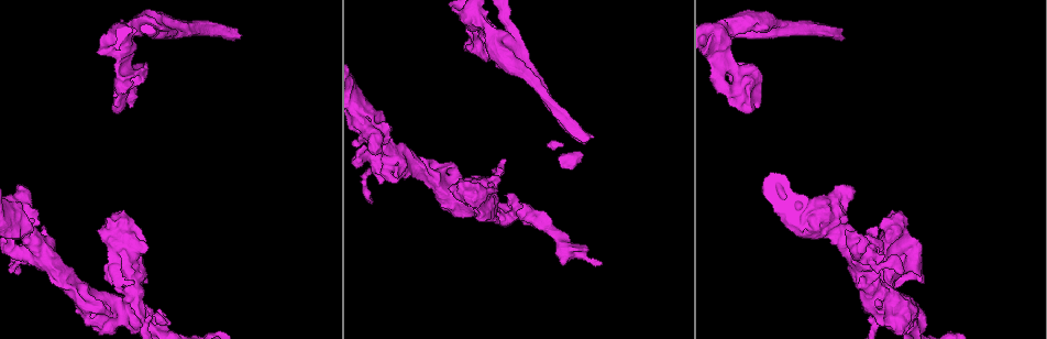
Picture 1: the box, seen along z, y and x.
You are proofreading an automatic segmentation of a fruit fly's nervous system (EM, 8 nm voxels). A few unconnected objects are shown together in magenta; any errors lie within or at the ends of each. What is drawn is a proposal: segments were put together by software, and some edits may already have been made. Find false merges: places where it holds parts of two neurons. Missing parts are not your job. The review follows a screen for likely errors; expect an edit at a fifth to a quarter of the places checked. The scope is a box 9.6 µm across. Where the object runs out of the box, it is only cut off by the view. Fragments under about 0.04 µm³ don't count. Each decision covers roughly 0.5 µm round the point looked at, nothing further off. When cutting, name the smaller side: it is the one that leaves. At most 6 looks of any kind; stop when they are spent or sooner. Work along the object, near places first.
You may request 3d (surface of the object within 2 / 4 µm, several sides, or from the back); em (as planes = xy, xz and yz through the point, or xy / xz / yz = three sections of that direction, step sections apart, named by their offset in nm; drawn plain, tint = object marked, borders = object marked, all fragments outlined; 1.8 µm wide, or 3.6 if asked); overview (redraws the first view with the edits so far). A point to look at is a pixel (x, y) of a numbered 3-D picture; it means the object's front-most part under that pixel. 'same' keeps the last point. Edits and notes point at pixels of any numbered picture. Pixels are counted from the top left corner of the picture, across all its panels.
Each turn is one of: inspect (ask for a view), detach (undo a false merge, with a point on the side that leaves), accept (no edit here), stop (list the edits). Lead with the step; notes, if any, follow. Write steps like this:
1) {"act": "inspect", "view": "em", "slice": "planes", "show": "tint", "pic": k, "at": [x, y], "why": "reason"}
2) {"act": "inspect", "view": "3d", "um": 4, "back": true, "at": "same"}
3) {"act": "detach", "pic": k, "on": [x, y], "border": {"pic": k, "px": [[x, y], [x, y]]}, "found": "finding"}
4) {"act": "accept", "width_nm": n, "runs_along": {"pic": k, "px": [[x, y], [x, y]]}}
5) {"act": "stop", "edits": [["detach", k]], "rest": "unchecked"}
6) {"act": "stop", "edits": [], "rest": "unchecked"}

{"act": "inspect", "view": "em", "um": 3.6, "slice": "planes", "show": "tint", "pic": 1, "at": [875, 301], "why": "two arms at a narrow angle"}

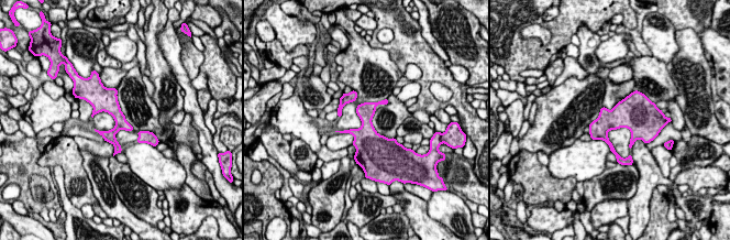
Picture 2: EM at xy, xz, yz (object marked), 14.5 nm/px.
{"act": "accept", "found": "all the same neuron"}

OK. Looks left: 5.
{"act": "inspect", "view": "3d", "um": 4, "pic": 1, "at": [919, 324]}

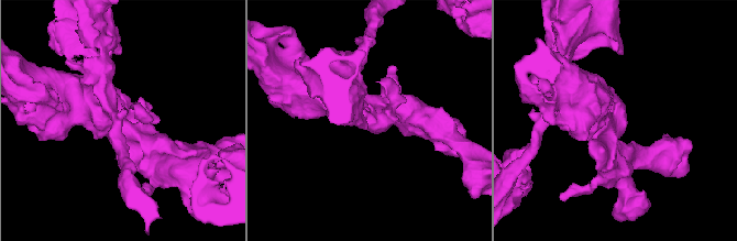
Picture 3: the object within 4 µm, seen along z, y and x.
{"act": "inspect", "view": "em", "slice": "yz", "step": 16, "show": "tint", "pic": 3, "at": [371, 125], "why": "need the tissue"}

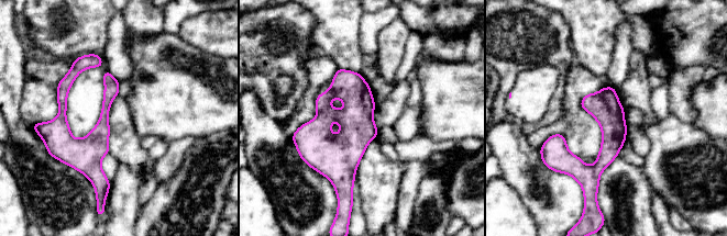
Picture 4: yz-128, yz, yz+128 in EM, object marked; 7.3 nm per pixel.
{"act": "inspect", "view": "em", "slice": "planes", "show": "tint", "at": "same"}

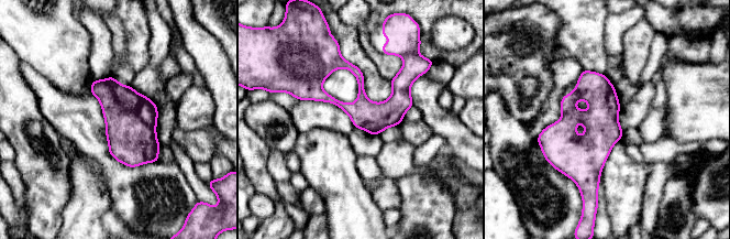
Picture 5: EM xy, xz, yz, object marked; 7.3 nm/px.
{"act": "accept", "runs_along": {"pic": 5, "px": [[338, 56], [358, 74], [362, 99], [395, 122]]}, "found": "all the same neuron"}

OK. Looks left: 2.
{"act": "inspect", "view": "em", "um": 3.6, "slice": "planes", "show": "tint", "pic": 1, "at": [832, 221], "why": "thin neck"}

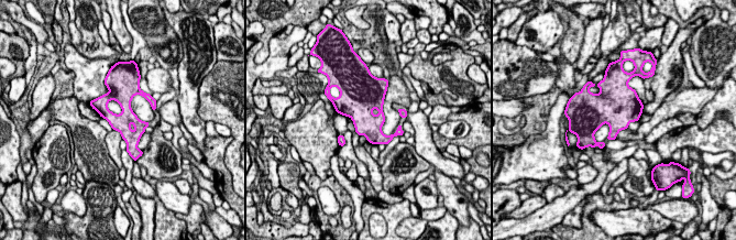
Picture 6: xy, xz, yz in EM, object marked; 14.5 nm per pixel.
{"act": "accept", "width_nm": 360, "runs_along": {"pic": 6, "px": [[121, 86], [130, 127], [129, 149]]}, "found": "one neuron here"}

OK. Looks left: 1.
{"act": "stop", "edits": [], "rest": "unchecked"}

